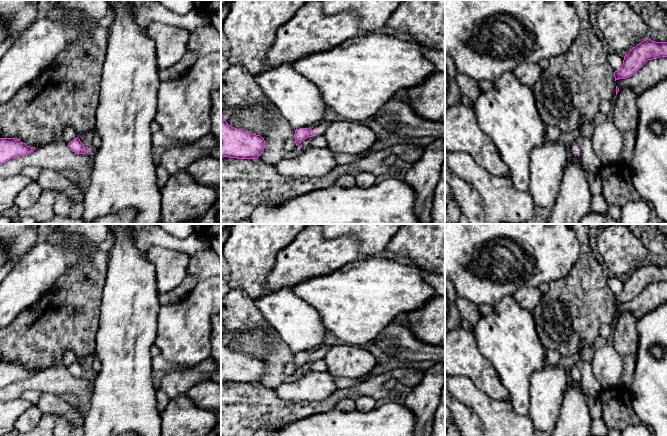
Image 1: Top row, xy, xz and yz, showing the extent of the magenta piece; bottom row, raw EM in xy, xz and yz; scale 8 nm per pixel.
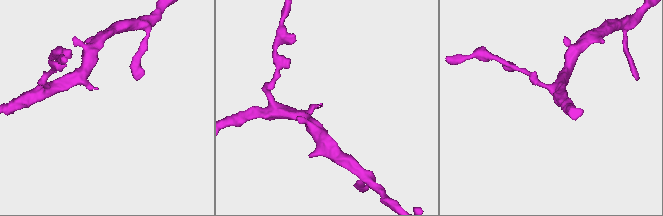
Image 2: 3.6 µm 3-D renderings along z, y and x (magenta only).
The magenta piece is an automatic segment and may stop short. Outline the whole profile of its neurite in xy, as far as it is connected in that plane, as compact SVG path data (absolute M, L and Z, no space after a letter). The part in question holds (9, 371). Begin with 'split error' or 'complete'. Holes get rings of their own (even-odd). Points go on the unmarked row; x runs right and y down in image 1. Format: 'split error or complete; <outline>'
complete; M0 362L0 388L14 381L27 379L35 373L15 362Z

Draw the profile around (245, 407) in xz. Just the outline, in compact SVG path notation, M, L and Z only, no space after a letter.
M388 372L371 377L355 386L337 388L334 393L322 401L299 401L298 403L279 398L275 389L259 383L221 381L221 436L254 436L259 429L266 427L275 429L289 422L334 410L335 405L342 399L357 400L363 396L372 397L376 401L384 399L390 394L390 391L384 387L390 378L391 375Z

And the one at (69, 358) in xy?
M66 351L62 358L62 363L69 368L73 363L78 361L78 357L75 355L73 351Z

